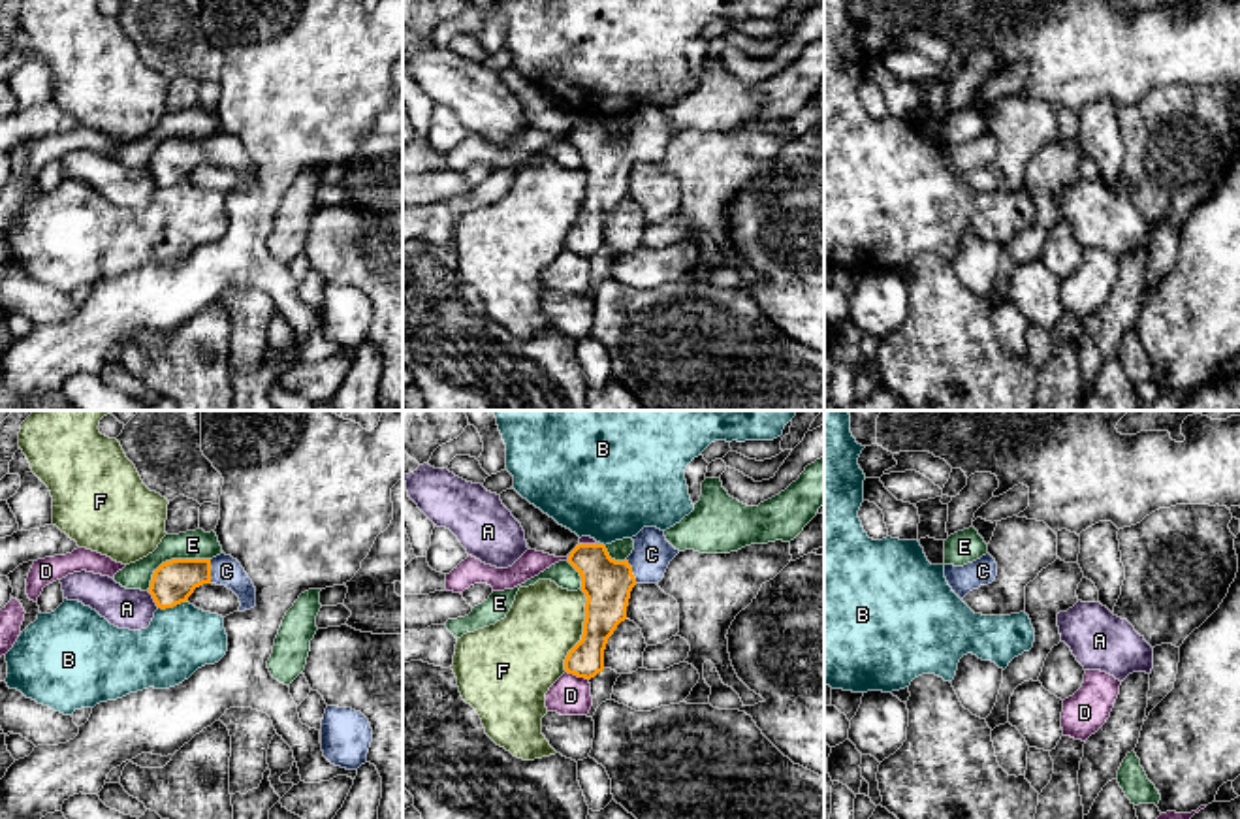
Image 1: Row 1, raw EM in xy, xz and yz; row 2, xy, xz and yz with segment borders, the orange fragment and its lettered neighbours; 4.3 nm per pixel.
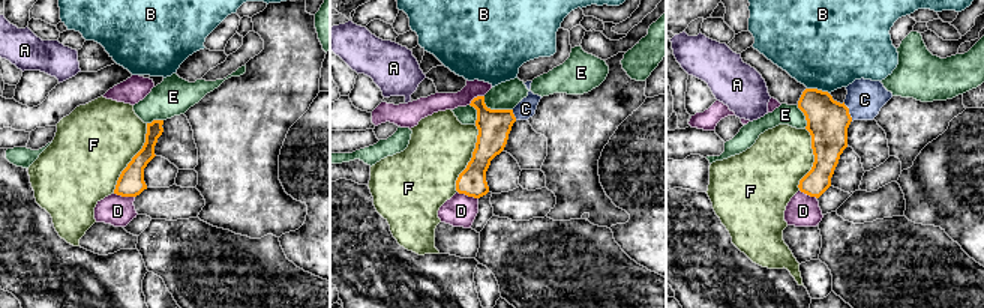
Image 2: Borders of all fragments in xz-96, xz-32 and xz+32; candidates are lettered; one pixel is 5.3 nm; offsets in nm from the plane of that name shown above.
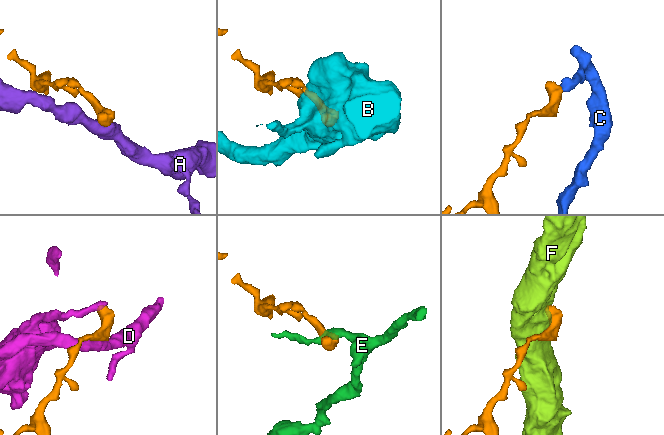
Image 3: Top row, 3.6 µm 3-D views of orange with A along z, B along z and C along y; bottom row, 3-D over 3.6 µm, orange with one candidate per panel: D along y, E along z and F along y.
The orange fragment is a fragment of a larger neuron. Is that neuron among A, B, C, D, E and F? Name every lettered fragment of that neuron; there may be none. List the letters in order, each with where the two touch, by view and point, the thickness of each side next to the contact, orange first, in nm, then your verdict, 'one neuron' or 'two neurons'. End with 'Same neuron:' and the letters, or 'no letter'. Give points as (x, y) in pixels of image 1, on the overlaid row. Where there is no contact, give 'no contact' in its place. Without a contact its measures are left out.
A: meets orange in xy at (153, 597); 180 nm thick on the orange side, 180 nm on the other; two neurons
B: meets orange in xy at (172, 607); 180 nm thick on the orange side, 280 nm on the other; two neurons
C: meets orange in xy at (209, 571); 180 nm thick on the orange side, 130 nm on the other; one neuron
D: meets orange in xz at (578, 676); 160 nm thick on the orange side, 170 nm on the other; two neurons
E: meets orange in xy at (172, 560); 180 nm thick on the orange side, 130 nm on the other; two neurons
F: meets orange in xz at (584, 631); 200 nm thick on the orange side, 320 nm on the other; two neurons
Same neuron: C

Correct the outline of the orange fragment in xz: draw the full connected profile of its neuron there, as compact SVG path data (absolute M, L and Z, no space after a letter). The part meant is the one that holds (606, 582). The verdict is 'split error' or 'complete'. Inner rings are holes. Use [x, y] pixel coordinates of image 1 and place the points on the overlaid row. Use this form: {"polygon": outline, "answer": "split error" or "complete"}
{"polygon": "M644 527L632 540L634 550L625 561L612 559L604 544L578 544L568 555L587 597L581 640L564 659L568 674L591 680L604 670L608 638L627 619L632 587L659 584L679 554L657 527Z", "answer": "split error"}

